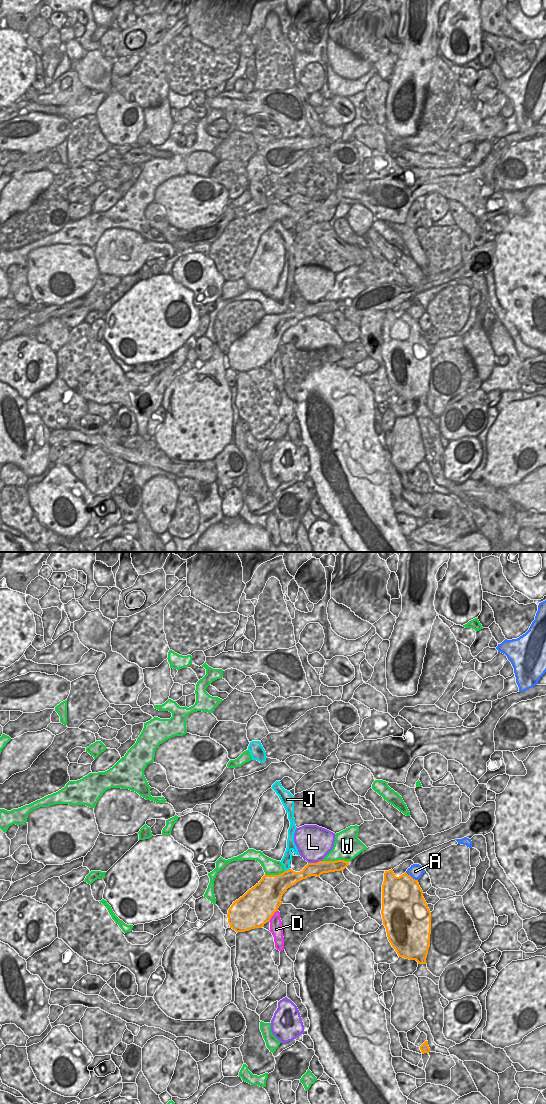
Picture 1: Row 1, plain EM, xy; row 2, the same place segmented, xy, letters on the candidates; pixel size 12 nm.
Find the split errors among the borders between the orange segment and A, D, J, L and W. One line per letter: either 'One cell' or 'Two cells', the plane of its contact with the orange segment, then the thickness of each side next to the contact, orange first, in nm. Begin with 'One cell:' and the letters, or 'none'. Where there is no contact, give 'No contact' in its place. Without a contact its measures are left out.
One cell: none
A: Two cells. Touches orange in xy. Thickness 460 nm (orange) against 170 nm
D: Two cells. Touches orange in xy. Thickness 440 nm (orange) against 150 nm
J: Two cells. Touches orange in xy. Thickness 280 nm (orange) against 110 nm
L: Two cells. Touches orange in xy. Thickness 170 nm (orange) against 420 nm
W: Two cells. Touches orange in xy. Thickness 150 nm (orange) against 320 nm.

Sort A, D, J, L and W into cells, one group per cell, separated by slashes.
A / D J / L / W

